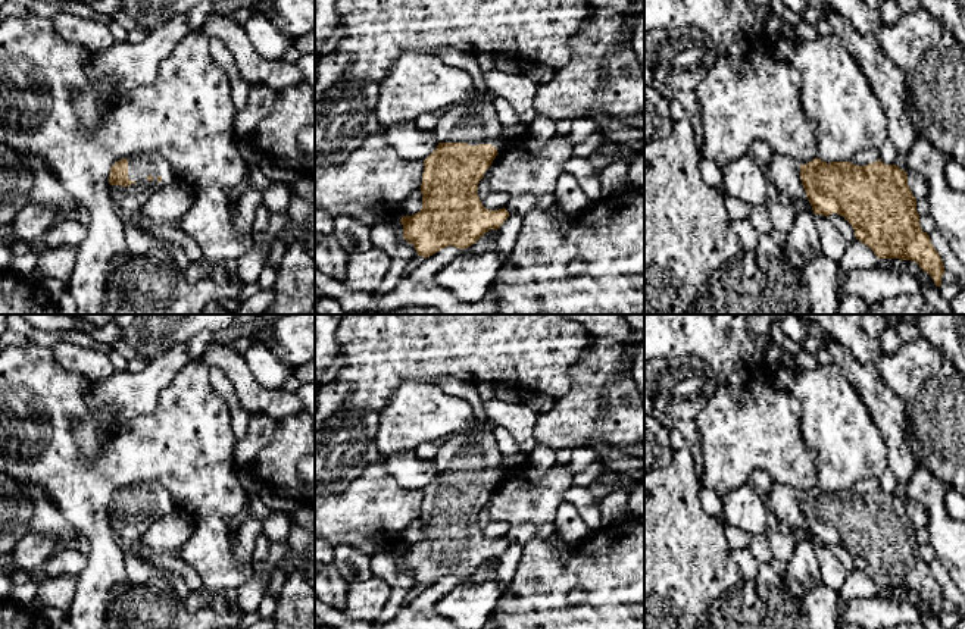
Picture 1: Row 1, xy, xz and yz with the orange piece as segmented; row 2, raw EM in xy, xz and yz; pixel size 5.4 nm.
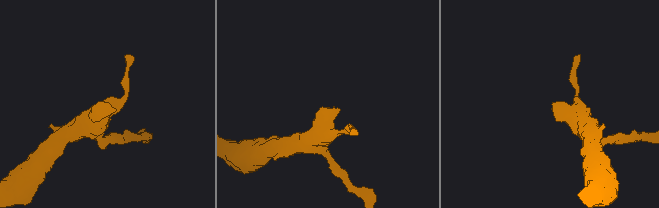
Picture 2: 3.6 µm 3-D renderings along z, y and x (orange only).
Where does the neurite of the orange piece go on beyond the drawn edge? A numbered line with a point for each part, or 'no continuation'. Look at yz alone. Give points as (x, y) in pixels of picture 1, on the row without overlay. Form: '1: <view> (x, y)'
1: yz (781, 501)

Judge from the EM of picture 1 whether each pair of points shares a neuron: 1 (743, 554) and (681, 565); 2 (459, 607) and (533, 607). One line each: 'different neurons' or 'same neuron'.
1: different neurons
2: different neurons

